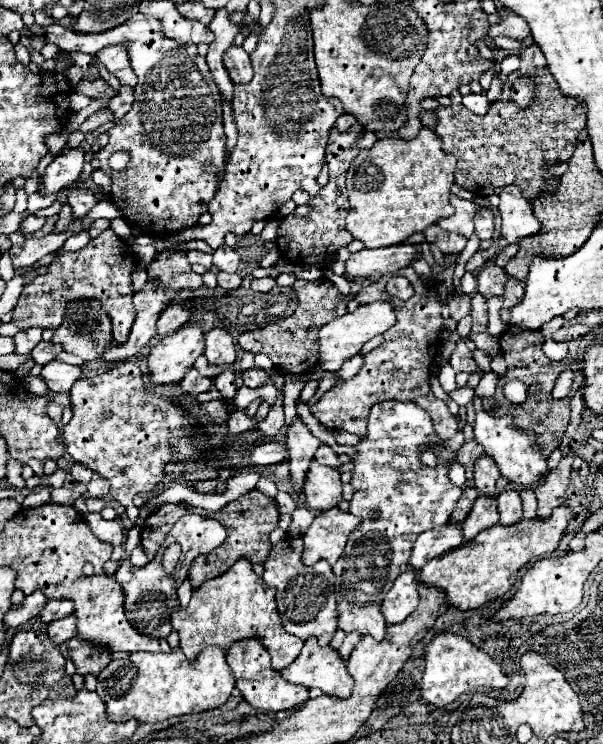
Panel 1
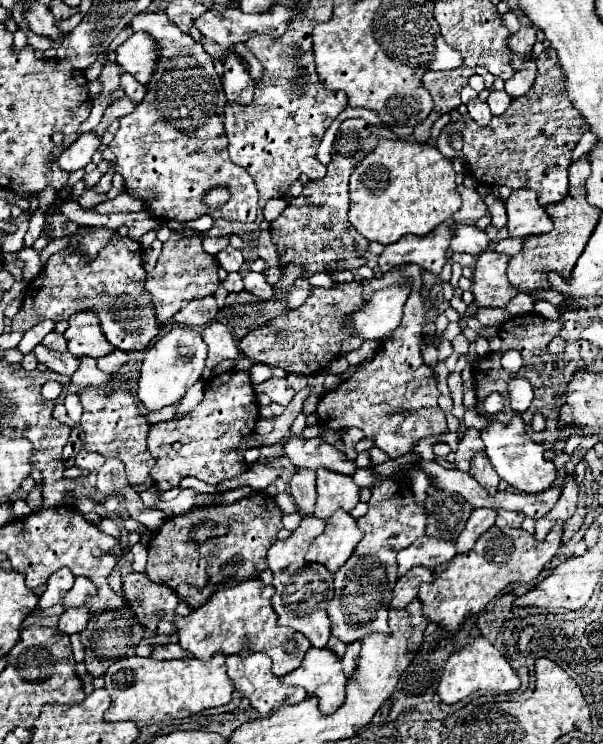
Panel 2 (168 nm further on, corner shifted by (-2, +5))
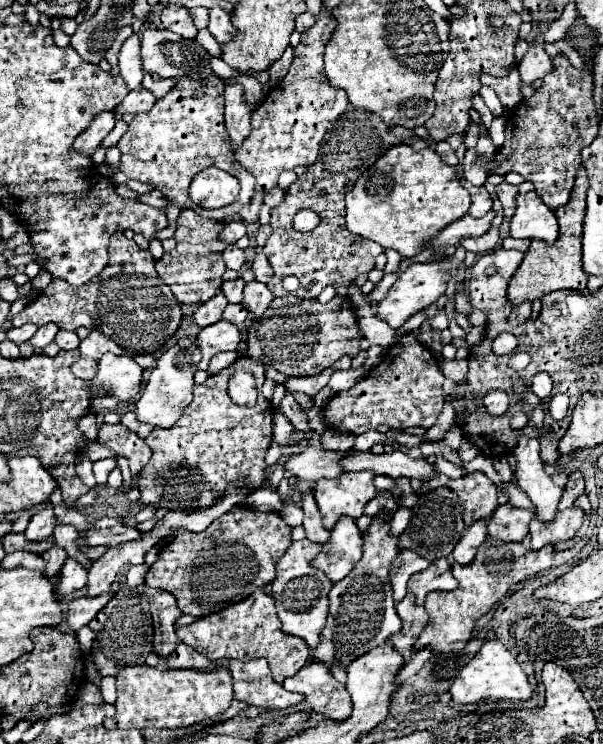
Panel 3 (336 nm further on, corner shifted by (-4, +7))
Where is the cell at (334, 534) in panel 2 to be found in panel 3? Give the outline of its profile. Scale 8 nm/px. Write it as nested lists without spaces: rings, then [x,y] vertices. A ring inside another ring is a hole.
[[[340,517],[332,529],[328,543],[312,559],[312,565],[322,569],[332,583],[344,579],[356,561],[362,557],[362,533],[354,519]]]

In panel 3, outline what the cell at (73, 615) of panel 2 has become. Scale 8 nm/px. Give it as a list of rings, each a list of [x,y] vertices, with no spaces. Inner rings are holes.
[[[104,593],[104,595],[98,595],[94,599],[90,597],[80,597],[80,599],[74,599],[68,603],[68,613],[66,613],[66,621],[70,625],[72,631],[80,631],[84,625],[88,625],[96,613],[110,601],[112,593]]]

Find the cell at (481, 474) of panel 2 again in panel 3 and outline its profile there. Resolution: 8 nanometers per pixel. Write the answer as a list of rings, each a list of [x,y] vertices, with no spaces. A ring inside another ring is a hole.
[[[482,471],[468,473],[460,479],[448,479],[442,485],[450,487],[458,493],[458,497],[464,505],[466,525],[472,525],[476,519],[490,517],[494,513],[494,509],[498,507],[498,499],[496,499],[498,487]]]

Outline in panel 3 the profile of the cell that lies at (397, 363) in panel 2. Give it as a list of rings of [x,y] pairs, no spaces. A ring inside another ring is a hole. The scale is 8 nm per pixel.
[[[412,333],[404,335],[394,349],[388,349],[382,363],[370,371],[364,379],[360,379],[352,389],[346,393],[336,393],[332,399],[328,399],[324,407],[324,417],[326,425],[332,427],[334,431],[340,433],[350,433],[350,435],[360,435],[368,429],[378,429],[380,425],[388,427],[432,427],[438,419],[438,413],[444,407],[444,395],[442,395],[442,383],[444,375],[438,369],[438,361],[434,359],[432,351],[426,349]]]

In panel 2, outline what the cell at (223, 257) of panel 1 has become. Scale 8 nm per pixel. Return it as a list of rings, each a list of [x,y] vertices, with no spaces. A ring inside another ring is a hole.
[[[228,245],[224,251],[220,251],[220,253],[216,255],[216,259],[218,259],[220,267],[226,269],[228,273],[230,273],[230,271],[240,271],[240,269],[242,269],[242,263],[244,263],[241,250],[234,249],[234,247],[230,247],[230,245]]]

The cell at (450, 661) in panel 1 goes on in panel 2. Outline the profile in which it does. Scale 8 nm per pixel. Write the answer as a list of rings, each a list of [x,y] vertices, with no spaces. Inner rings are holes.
[[[476,637],[472,645],[466,645],[462,651],[450,655],[444,667],[444,675],[438,685],[438,695],[444,703],[458,703],[466,697],[476,695],[478,691],[484,693],[512,693],[520,689],[520,679],[510,663],[500,655],[500,651],[484,637]]]

